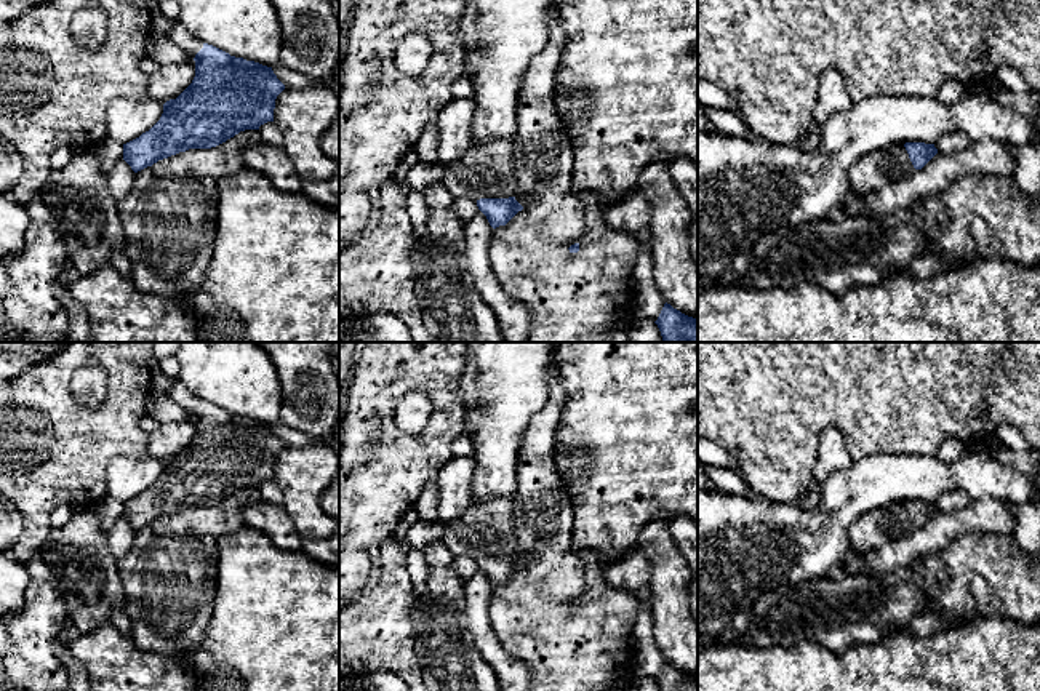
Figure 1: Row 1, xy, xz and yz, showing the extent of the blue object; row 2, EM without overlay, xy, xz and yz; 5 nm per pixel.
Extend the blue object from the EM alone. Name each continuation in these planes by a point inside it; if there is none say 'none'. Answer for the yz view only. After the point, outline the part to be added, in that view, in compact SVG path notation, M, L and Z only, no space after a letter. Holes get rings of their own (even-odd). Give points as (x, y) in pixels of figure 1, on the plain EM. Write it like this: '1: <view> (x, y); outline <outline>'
1: yz (872, 530); outline M894 502L856 518L848 528L846 545L856 553L872 552L915 529L904 502Z

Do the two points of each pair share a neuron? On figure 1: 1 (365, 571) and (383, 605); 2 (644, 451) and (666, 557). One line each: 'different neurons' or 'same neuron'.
1: different neurons
2: different neurons

